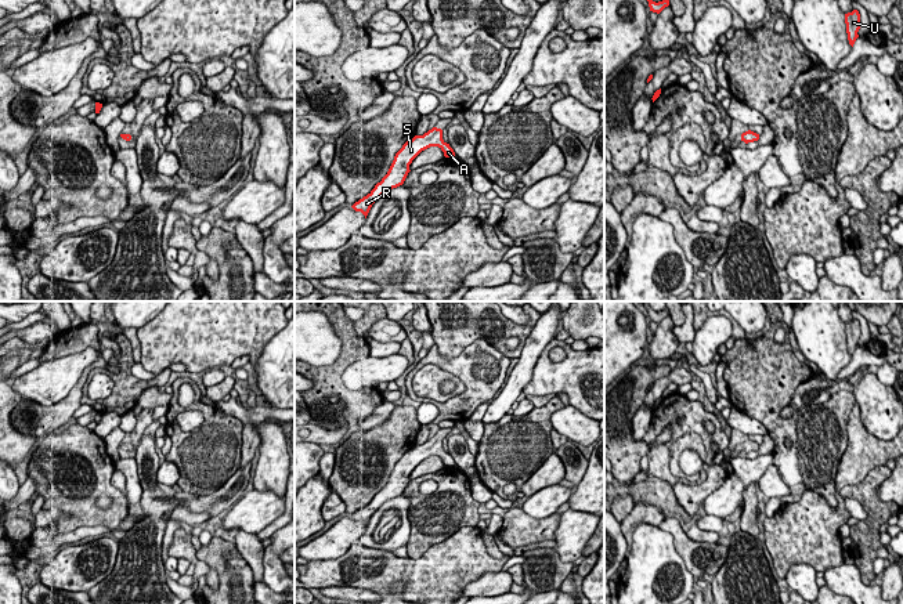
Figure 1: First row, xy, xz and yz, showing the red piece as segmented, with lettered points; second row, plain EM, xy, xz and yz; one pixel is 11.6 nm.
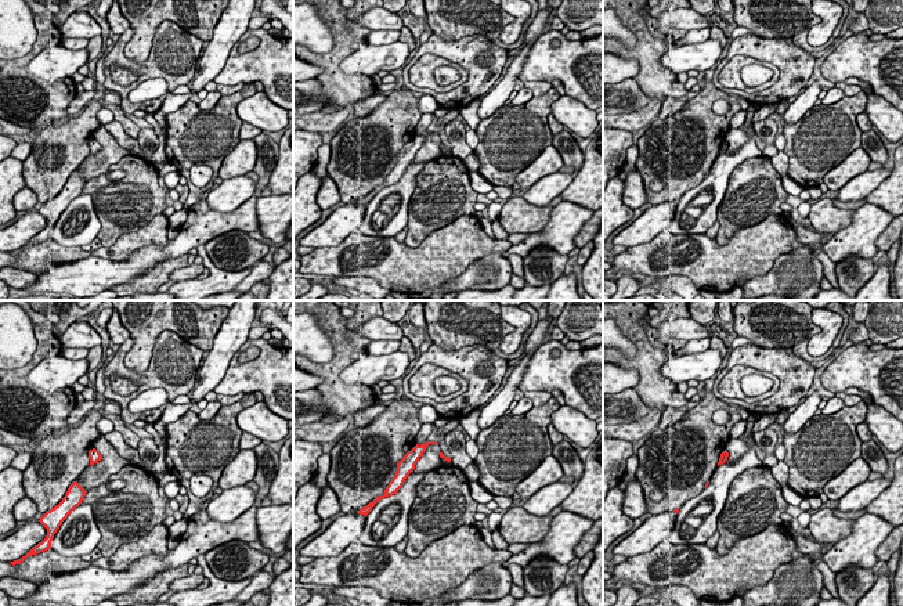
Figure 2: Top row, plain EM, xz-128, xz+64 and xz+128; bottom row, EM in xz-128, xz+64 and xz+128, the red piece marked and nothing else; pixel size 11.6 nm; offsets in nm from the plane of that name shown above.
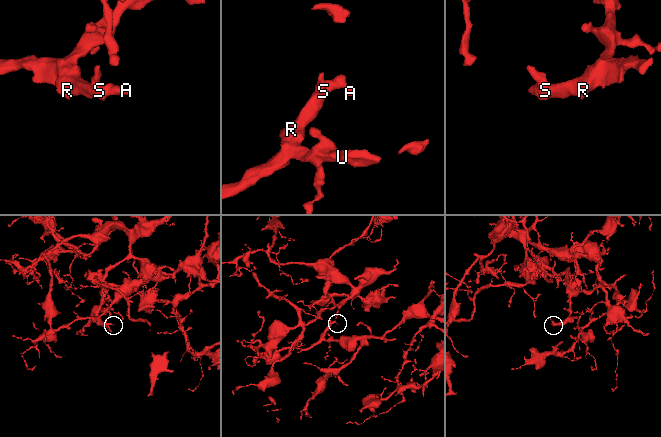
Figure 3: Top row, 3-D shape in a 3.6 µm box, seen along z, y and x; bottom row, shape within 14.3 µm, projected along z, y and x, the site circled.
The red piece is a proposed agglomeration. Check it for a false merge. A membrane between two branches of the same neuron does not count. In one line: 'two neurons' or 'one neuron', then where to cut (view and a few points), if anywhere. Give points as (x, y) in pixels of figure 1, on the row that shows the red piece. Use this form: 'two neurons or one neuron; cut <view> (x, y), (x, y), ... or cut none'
one neuron; cut none

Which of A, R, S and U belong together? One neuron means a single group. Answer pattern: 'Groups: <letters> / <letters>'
Groups: A R S U

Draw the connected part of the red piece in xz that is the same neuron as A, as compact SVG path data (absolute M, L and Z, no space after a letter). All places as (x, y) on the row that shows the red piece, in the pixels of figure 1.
M433 127L423 135L415 135L412 140L407 141L402 148L395 153L394 160L382 178L380 182L362 199L355 202L351 207L355 211L361 211L365 218L372 207L372 205L387 191L397 188L404 184L412 160L425 149L430 147L438 147L445 158L455 156L454 149L443 140L443 130Z

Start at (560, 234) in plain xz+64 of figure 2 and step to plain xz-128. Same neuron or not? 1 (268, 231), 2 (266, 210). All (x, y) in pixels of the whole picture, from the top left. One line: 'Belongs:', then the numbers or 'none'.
Belongs: 1, 2

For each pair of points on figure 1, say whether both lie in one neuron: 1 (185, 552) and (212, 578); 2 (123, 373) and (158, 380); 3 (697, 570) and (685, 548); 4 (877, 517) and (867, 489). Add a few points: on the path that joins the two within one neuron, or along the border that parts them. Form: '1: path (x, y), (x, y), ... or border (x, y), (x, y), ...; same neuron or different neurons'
1: path (192, 559), (205, 571); same neuron
2: path (132, 382), (150, 383); same neuron
3: path (697, 564), (690, 553); same neuron
4: path (877, 510), (869, 496); same neuron

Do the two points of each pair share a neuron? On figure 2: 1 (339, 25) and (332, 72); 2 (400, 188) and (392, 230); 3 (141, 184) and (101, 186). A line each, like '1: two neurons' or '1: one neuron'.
1: one neuron
2: one neuron
3: one neuron

